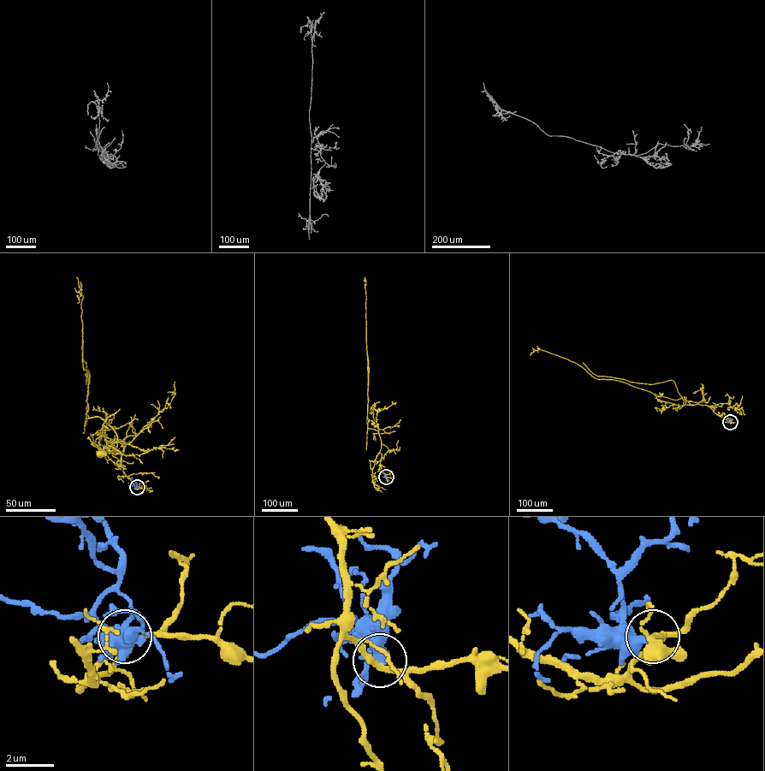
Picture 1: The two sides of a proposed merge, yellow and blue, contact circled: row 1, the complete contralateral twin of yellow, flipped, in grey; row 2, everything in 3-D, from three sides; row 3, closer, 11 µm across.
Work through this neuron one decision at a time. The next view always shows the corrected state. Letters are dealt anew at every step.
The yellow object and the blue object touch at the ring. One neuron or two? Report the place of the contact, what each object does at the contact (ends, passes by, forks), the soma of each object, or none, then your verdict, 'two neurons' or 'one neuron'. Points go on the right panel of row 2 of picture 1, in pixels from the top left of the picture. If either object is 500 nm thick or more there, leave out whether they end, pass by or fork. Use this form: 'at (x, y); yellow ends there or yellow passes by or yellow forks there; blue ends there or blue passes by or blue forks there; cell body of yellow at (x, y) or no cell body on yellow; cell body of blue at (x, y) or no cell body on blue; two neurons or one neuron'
at (730, 422); yellow passes by; blue ends there; cell body of yellow at (676, 410); no cell body on blue; two neurons

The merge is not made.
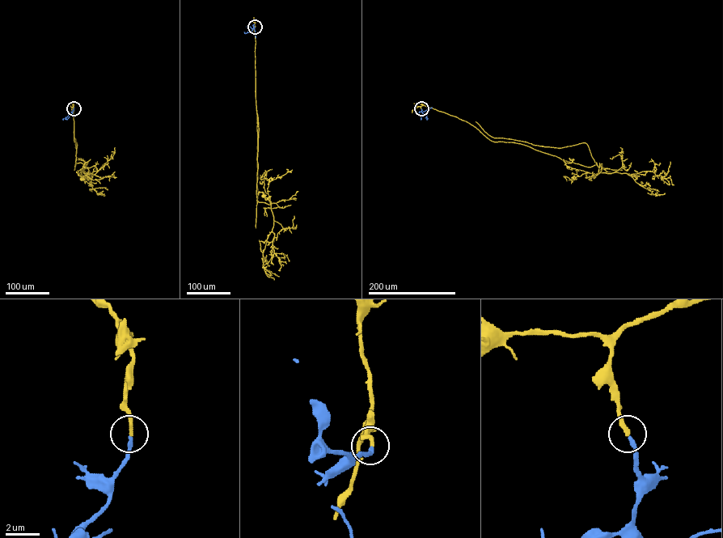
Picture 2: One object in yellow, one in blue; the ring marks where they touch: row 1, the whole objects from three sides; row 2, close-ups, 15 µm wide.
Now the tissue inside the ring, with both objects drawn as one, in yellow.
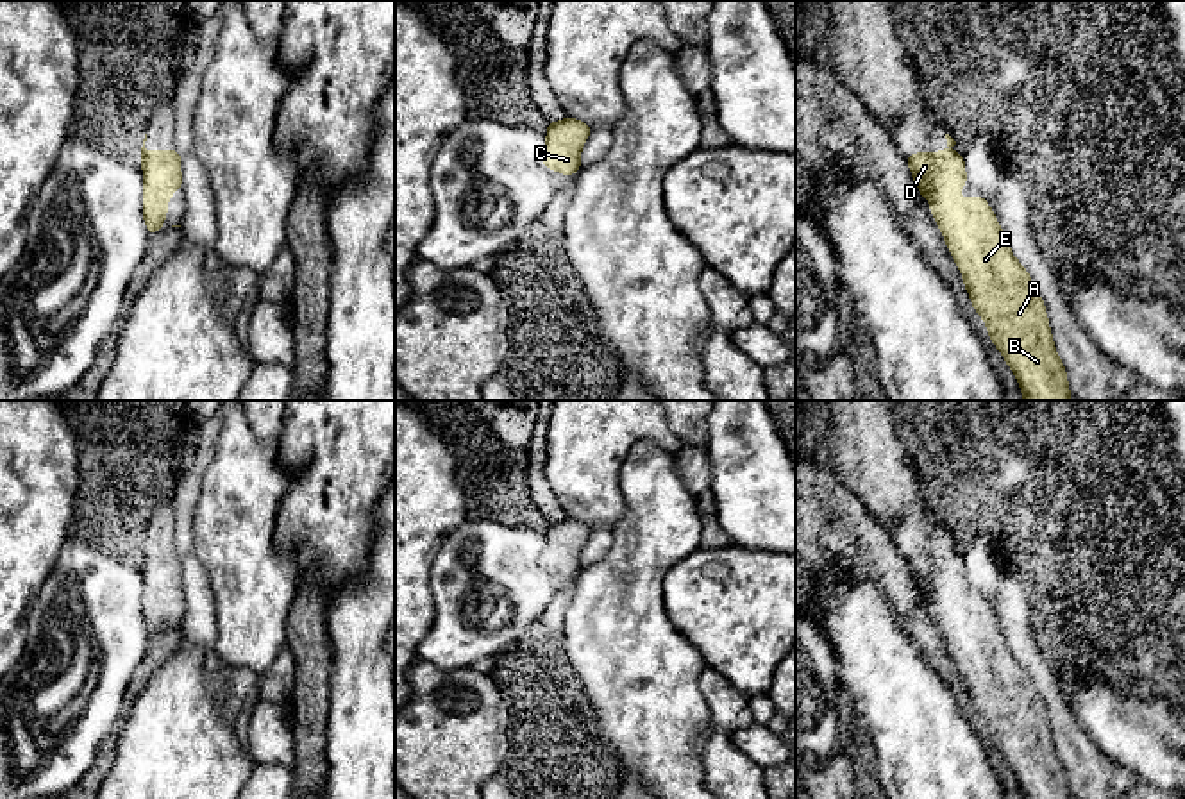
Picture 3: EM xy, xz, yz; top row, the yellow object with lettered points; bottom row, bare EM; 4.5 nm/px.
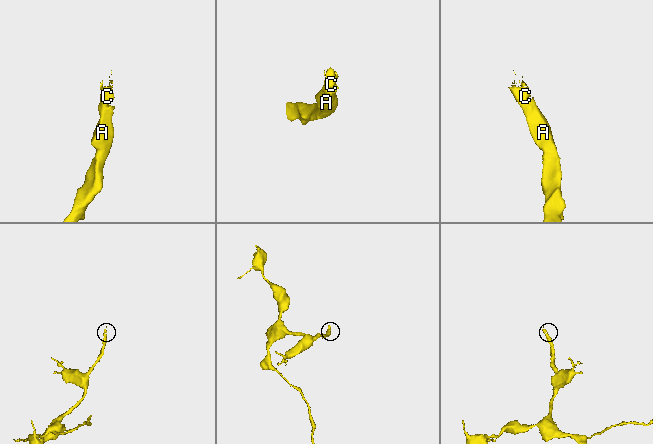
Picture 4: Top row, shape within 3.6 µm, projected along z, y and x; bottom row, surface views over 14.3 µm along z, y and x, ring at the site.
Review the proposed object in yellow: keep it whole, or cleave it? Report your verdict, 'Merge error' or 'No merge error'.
No merge error

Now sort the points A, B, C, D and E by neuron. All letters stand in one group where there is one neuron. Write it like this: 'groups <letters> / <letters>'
groups A B C D E

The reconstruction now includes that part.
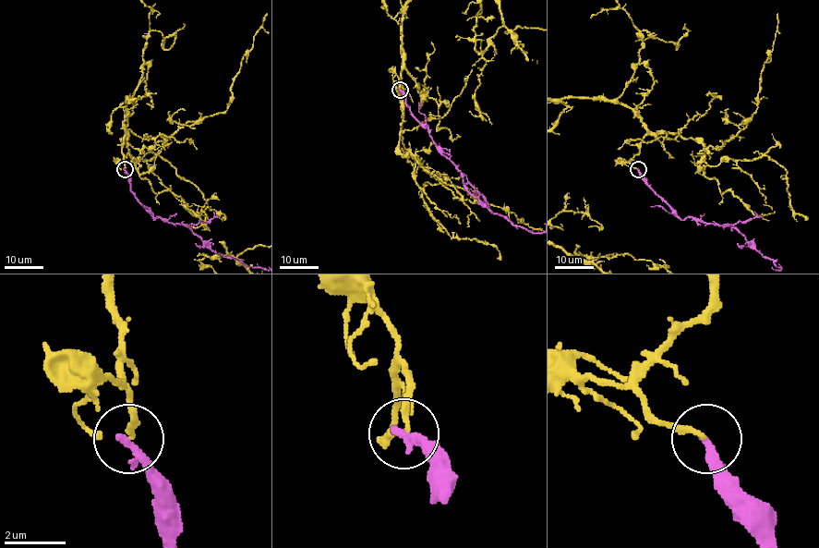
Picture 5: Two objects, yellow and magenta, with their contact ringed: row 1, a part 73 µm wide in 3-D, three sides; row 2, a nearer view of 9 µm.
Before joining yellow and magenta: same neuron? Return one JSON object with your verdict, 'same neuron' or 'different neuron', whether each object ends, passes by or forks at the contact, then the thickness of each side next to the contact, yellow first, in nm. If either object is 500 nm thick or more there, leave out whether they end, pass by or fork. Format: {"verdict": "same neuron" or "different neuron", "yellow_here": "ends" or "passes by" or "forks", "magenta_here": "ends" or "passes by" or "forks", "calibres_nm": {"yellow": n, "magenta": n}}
{"verdict": "same neuron", "yellow_here": "ends", "magenta_here": "ends", "calibres_nm": {"yellow": 200, "magenta": 280}}

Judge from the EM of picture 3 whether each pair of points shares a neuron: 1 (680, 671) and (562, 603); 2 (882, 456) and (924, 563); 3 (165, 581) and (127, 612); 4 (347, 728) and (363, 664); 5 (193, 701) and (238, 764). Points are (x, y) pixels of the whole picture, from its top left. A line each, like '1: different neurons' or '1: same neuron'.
1: different neurons
2: same neuron
3: different neurons
4: same neuron
5: same neuron

